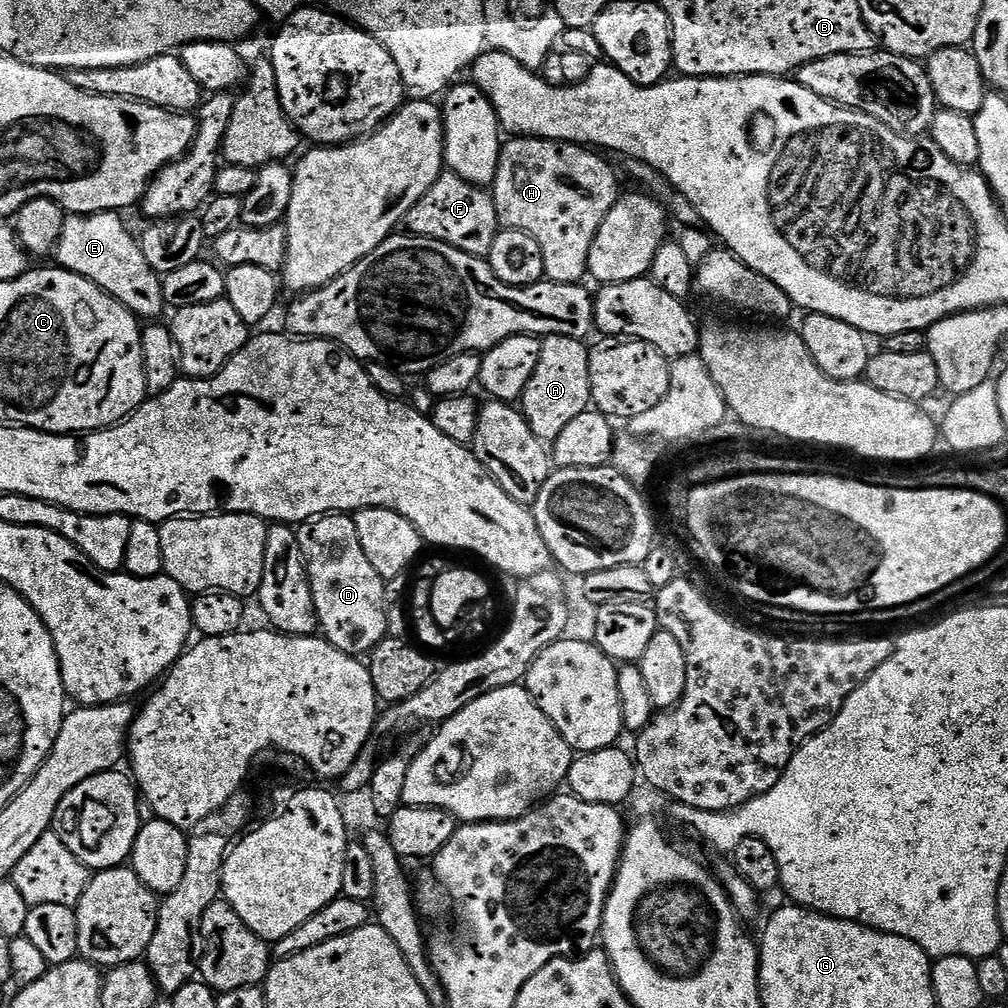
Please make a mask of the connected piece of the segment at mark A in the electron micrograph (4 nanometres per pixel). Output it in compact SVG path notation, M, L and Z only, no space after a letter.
M569 336L543 337L538 366L534 370L534 374L530 378L522 397L524 417L528 420L530 430L534 430L534 434L539 440L545 442L556 440L558 434L562 434L562 430L566 430L568 423L574 422L574 418L578 418L578 414L589 411L592 404L590 362L588 361L589 351L589 345L584 340L575 340Z

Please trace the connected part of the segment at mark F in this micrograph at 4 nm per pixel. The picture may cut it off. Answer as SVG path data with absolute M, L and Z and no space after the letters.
M450 171L440 175L434 186L430 186L423 198L408 211L407 231L414 236L425 235L424 220L432 220L433 226L436 227L435 239L452 244L466 254L481 258L487 257L498 231L496 207L492 201L491 191L478 188Z

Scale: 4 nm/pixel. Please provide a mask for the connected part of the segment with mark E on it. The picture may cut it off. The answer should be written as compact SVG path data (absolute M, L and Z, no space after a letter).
M95 212L92 216L69 215L56 244L55 263L67 272L85 276L97 284L141 321L159 321L163 317L160 315L166 312L161 273L155 272L150 262L146 262L139 239L128 233L122 217L115 212Z

